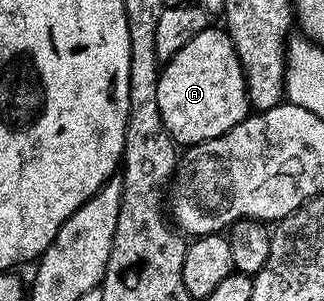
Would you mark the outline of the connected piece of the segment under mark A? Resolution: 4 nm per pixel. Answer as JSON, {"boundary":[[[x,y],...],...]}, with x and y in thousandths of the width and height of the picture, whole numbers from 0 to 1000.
{"boundary":[[[670,83],[645,86],[614,123],[590,123],[590,136],[506,213],[497,266],[485,272],[485,359],[515,442],[546,482],[651,468],[772,379],[756,246],[704,103]]]}

